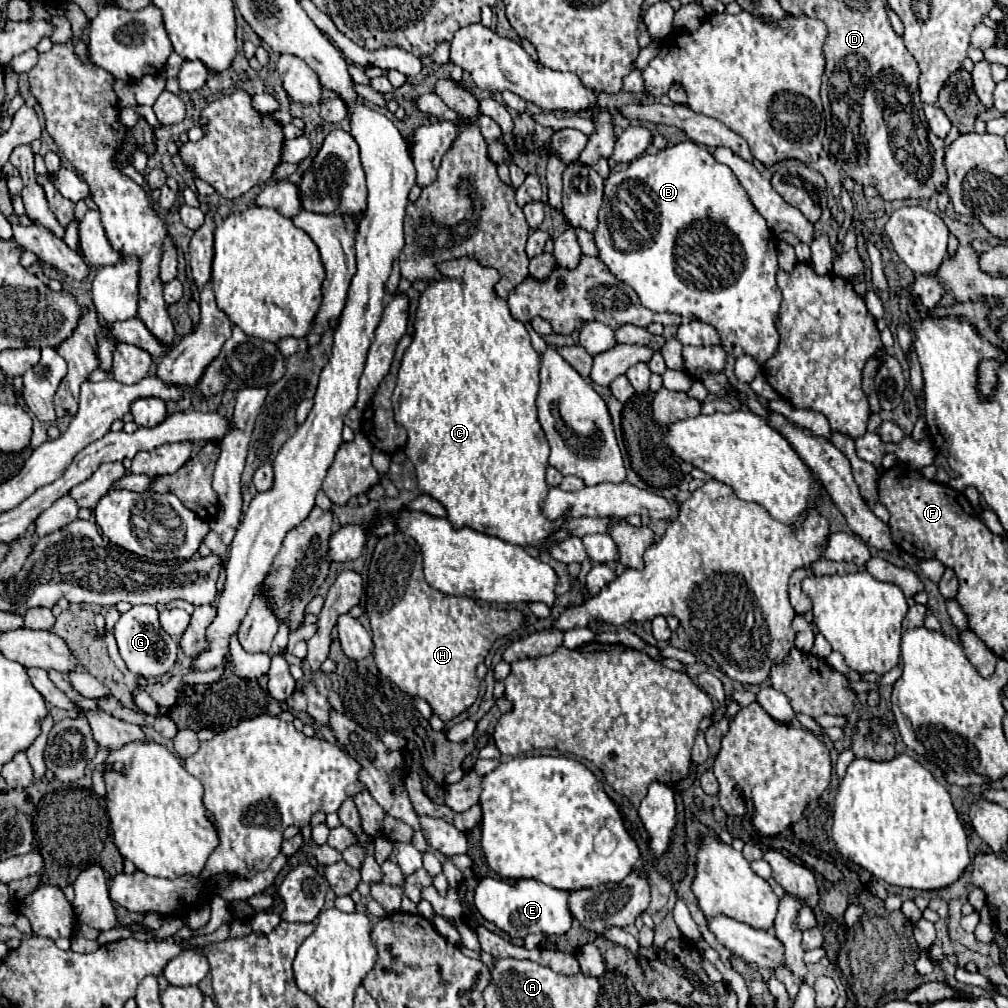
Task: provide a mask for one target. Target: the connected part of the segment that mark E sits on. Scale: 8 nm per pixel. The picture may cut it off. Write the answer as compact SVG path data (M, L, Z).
M484 878L476 888L474 904L488 922L494 922L510 938L526 938L532 932L542 932L546 936L560 936L566 934L572 926L570 892L544 886L542 882L536 880L510 882L502 878Z

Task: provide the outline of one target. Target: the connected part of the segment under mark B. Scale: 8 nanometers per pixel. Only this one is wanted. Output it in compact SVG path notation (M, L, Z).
M686 140L686 142L680 142L676 146L668 146L668 148L660 150L658 154L642 154L640 158L632 160L626 168L610 172L606 186L604 186L604 202L600 206L598 228L594 230L594 242L598 246L598 258L608 266L608 270L618 280L622 280L624 284L628 284L636 290L636 294L640 296L640 302L648 310L652 310L652 312L676 312L682 316L696 316L698 320L712 324L722 338L724 350L736 358L742 354L748 354L748 356L756 358L760 364L764 364L772 356L772 352L776 350L778 332L776 332L774 320L778 314L782 294L776 286L778 262L776 262L776 250L774 250L774 236L772 236L770 228L766 226L764 218L760 214L756 214L756 210L752 210L752 204L748 202L748 196L744 194L744 190L736 182L736 176L732 174L732 170L724 164L718 164L704 146Z

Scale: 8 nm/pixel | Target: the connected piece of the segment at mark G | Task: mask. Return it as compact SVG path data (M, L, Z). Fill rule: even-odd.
M134 606L126 614L122 614L114 626L114 638L118 642L118 650L126 668L136 676L162 676L176 664L178 642L162 630L158 622L158 610L154 606Z

